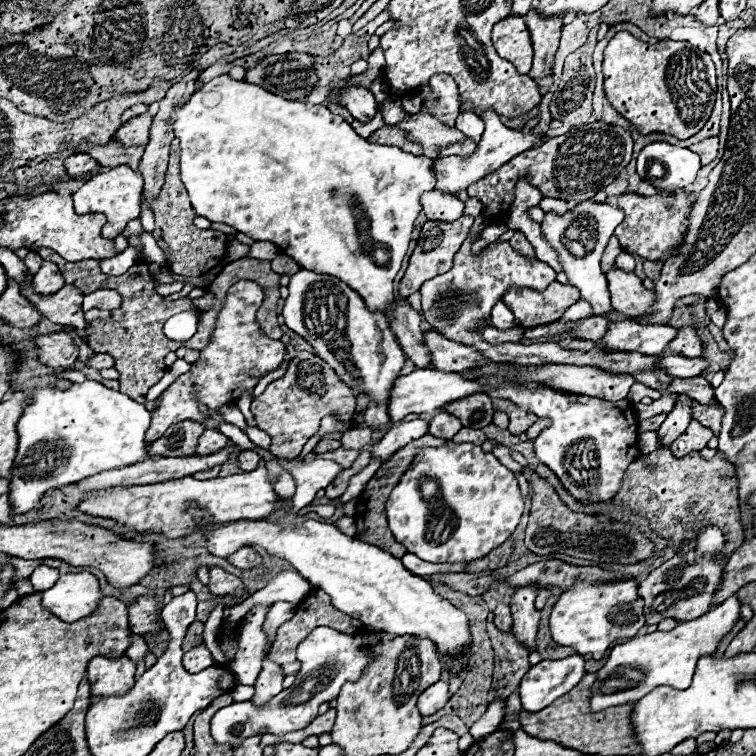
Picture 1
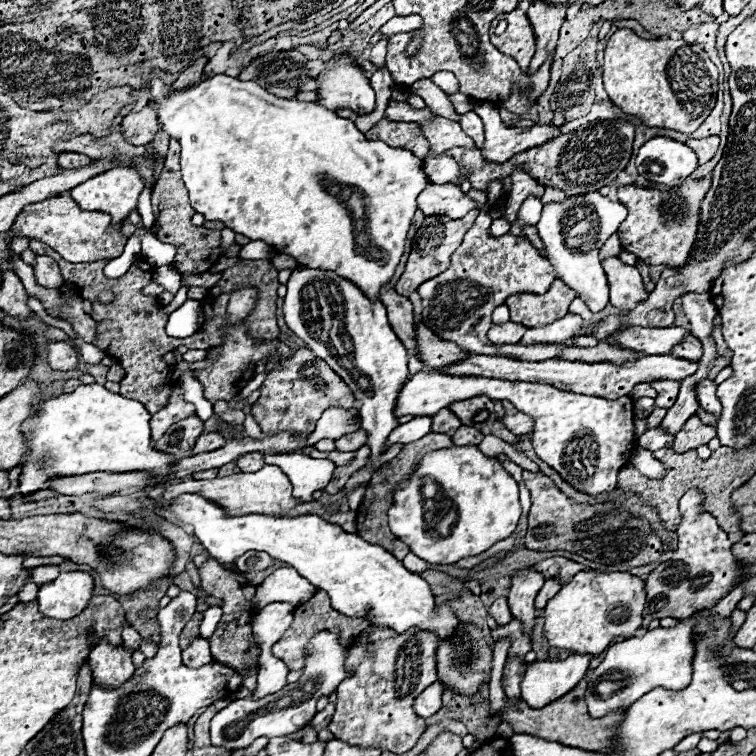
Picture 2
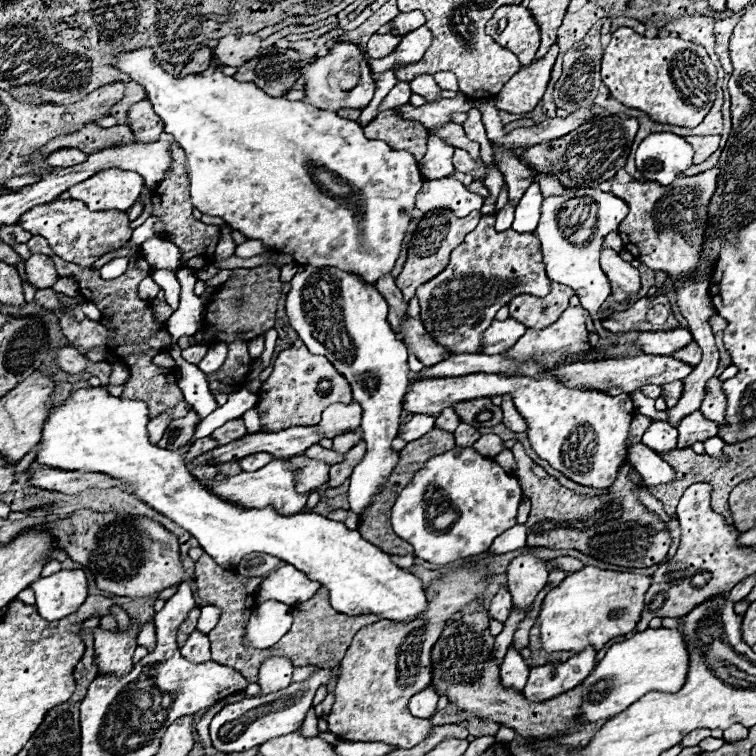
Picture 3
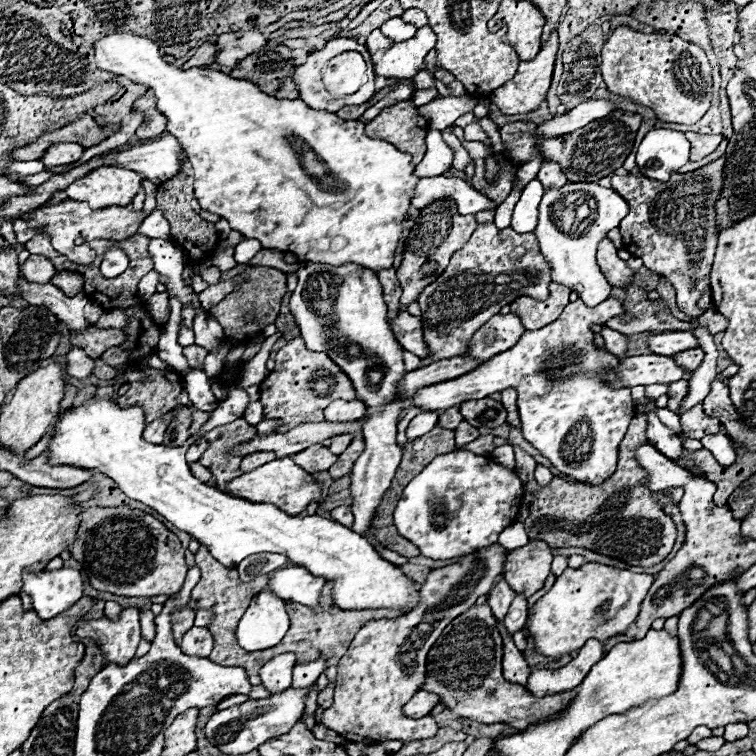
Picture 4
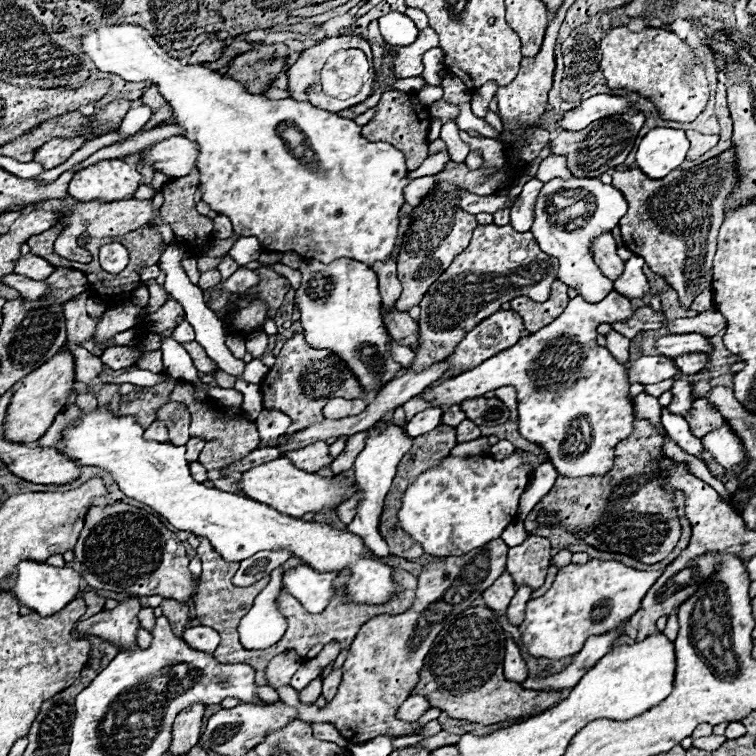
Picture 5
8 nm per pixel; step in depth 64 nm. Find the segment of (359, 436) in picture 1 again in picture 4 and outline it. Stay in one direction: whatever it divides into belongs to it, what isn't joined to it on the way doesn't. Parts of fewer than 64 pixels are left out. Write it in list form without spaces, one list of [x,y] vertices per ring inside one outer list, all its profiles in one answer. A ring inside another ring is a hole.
[[[334,436],[332,438],[332,446],[330,446],[330,452],[340,456],[340,452],[344,452],[344,448],[348,448],[350,440],[354,440],[354,436]]]

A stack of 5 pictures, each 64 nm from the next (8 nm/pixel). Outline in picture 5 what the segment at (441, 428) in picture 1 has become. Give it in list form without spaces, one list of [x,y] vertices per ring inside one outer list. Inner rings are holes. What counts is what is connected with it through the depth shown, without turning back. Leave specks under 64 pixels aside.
[[[450,406],[450,408],[446,408],[446,412],[442,414],[442,422],[448,424],[448,426],[456,426],[456,424],[460,424],[464,418],[466,418],[466,416],[464,416],[464,412],[460,410],[460,406]]]

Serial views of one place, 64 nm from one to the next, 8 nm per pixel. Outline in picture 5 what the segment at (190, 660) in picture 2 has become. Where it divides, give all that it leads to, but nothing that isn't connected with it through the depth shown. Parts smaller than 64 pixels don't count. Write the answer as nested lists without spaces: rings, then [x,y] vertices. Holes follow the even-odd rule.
[[[208,626],[188,628],[182,638],[184,638],[184,642],[190,648],[196,648],[198,652],[212,652],[218,646],[218,642],[220,642],[218,632],[212,630],[212,628],[208,628]]]

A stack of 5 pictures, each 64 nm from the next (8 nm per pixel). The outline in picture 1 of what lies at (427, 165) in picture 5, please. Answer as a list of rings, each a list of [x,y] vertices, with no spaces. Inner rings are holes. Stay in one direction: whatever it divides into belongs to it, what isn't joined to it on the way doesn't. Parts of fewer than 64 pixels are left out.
[[[484,112],[484,134],[482,140],[478,142],[478,148],[472,156],[446,156],[446,158],[436,158],[434,162],[434,172],[436,172],[436,188],[440,192],[452,192],[458,194],[462,190],[466,190],[470,184],[474,184],[476,180],[480,180],[480,176],[486,176],[488,172],[494,172],[496,168],[500,168],[500,164],[506,164],[512,156],[518,156],[520,152],[532,148],[540,136],[536,134],[524,134],[524,132],[516,132],[506,128],[500,118],[496,116],[496,112]]]

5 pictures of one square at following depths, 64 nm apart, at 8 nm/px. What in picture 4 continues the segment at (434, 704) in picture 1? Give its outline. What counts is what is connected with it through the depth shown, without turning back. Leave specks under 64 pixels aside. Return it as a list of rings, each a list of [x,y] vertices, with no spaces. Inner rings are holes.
[[[420,690],[420,692],[416,692],[416,694],[412,696],[412,700],[404,706],[404,714],[410,716],[410,718],[424,718],[424,716],[428,716],[428,714],[432,712],[432,708],[434,708],[438,702],[440,702],[440,698],[438,698],[436,694]]]

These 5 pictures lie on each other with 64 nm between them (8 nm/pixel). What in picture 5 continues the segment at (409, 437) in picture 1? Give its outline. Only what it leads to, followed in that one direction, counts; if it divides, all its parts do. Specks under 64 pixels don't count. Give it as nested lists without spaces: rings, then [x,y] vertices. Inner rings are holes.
[[[426,408],[424,412],[416,414],[408,426],[406,426],[406,434],[416,438],[420,434],[426,434],[430,430],[434,430],[440,424],[440,416],[442,416],[442,408]]]

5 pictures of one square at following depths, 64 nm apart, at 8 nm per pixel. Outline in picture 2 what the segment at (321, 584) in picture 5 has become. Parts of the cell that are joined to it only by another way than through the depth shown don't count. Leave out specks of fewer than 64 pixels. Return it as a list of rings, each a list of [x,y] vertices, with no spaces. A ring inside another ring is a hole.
[[[278,568],[272,572],[262,586],[256,588],[254,598],[248,602],[250,608],[264,608],[264,604],[272,604],[272,600],[290,602],[294,606],[312,598],[316,588],[304,580],[294,568]]]

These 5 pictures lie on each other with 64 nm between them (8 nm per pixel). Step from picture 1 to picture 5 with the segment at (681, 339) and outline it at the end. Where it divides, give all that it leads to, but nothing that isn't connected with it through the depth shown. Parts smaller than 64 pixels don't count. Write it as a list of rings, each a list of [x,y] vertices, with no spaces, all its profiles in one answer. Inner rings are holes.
[[[690,352],[690,354],[682,354],[682,356],[674,358],[674,362],[682,370],[682,374],[696,374],[696,372],[700,372],[704,368],[706,360],[708,358],[702,352]]]

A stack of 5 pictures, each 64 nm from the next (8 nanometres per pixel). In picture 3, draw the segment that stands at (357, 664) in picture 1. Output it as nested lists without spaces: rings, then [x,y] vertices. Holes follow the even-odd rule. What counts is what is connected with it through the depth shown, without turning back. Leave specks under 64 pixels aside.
[[[318,666],[306,680],[302,682],[292,682],[288,688],[268,694],[268,696],[254,696],[254,698],[244,698],[240,702],[224,706],[210,722],[210,738],[214,748],[220,752],[232,754],[232,752],[244,752],[250,750],[258,744],[264,744],[266,740],[296,732],[296,728],[302,728],[302,722],[312,708],[314,694],[320,686],[330,684],[330,680],[338,676],[338,668],[322,668]]]

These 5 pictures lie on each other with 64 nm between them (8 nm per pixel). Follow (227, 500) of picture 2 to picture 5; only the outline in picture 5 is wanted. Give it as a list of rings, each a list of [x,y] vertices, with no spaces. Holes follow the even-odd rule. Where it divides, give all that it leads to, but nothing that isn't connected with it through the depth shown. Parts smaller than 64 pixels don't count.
[[[280,456],[272,462],[250,468],[248,472],[242,474],[238,486],[248,498],[260,500],[262,504],[268,504],[294,518],[302,518],[308,512],[334,512],[336,506],[342,502],[344,492],[348,488],[352,488],[352,484],[342,482],[340,476],[326,478],[317,473],[304,472],[304,470],[296,468],[286,456]]]

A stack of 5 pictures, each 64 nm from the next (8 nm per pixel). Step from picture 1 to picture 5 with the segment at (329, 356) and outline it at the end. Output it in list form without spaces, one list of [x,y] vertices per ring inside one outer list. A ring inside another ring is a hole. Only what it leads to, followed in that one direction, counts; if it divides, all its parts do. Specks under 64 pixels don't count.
[[[340,258],[332,264],[304,260],[300,266],[302,284],[296,290],[296,308],[300,310],[300,324],[306,342],[312,348],[330,350],[346,362],[348,370],[356,374],[364,392],[380,392],[380,386],[396,378],[402,370],[390,356],[390,334],[382,322],[382,300],[378,292],[376,272],[356,260]],[[392,420],[386,422],[386,426],[382,430],[378,430],[376,426],[368,428],[368,440],[366,440],[366,448],[358,454],[356,464],[354,464],[354,472],[356,472],[356,490],[360,490],[360,500],[358,500],[358,510],[356,516],[352,520],[352,524],[348,526],[348,532],[360,536],[364,540],[364,544],[374,552],[374,556],[390,556],[388,554],[388,544],[382,540],[382,536],[372,530],[372,526],[378,526],[380,520],[380,512],[384,506],[384,496],[390,490],[392,478],[396,476],[396,466],[402,460],[404,452],[408,452],[408,448],[412,448],[412,440],[404,436],[402,428],[396,426]]]

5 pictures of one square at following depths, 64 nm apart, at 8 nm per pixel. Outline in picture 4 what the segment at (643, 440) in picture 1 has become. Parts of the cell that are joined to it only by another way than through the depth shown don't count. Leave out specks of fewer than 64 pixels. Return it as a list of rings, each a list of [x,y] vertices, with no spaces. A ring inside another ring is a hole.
[[[640,412],[638,414],[644,414],[648,418],[648,430],[646,430],[646,440],[658,450],[662,452],[664,456],[668,458],[678,458],[682,454],[682,442],[678,436],[674,436],[674,432],[670,428],[666,428],[658,418],[656,414],[652,412]]]

